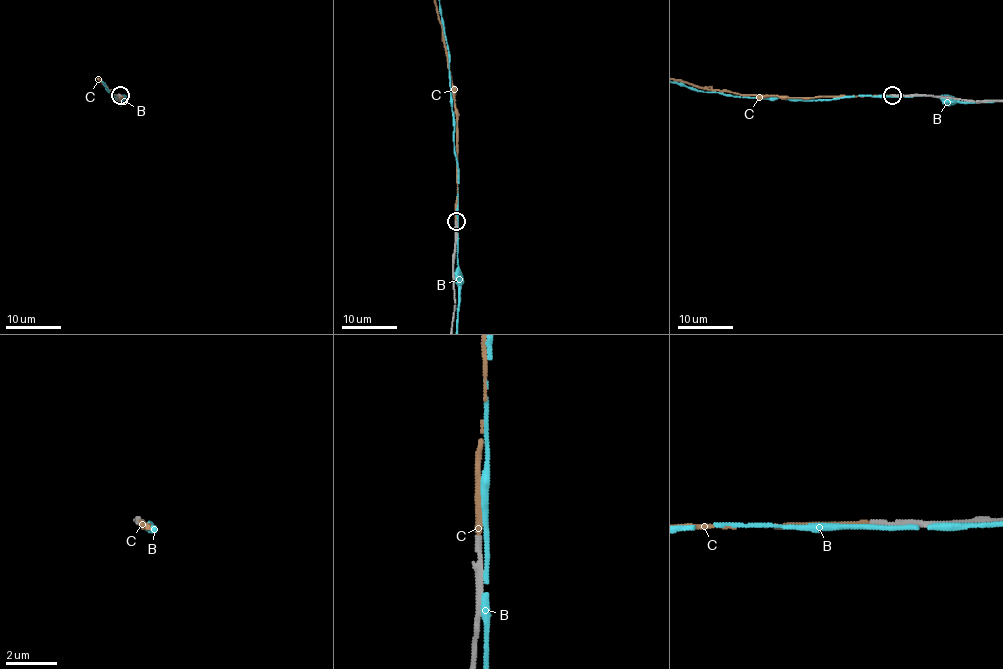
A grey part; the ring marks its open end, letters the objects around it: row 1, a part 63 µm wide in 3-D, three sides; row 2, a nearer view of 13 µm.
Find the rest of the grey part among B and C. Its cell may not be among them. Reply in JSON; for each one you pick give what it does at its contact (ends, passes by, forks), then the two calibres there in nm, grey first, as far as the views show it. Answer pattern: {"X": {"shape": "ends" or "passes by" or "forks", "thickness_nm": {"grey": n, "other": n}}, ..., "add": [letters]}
{"C": {"shape": "ends", "thickness_nm": {"grey": 200, "other": 240}}, "add": ["C"]}

